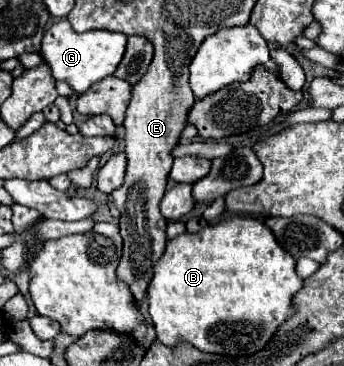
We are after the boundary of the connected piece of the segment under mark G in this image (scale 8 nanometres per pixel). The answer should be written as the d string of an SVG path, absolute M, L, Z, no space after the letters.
M61 19L45 31L41 41L41 57L53 69L55 79L67 81L77 93L83 93L93 83L101 81L103 77L111 75L117 69L117 63L121 61L121 55L125 53L125 45L127 45L127 37L121 33L103 31L103 29L75 33L69 21Z

